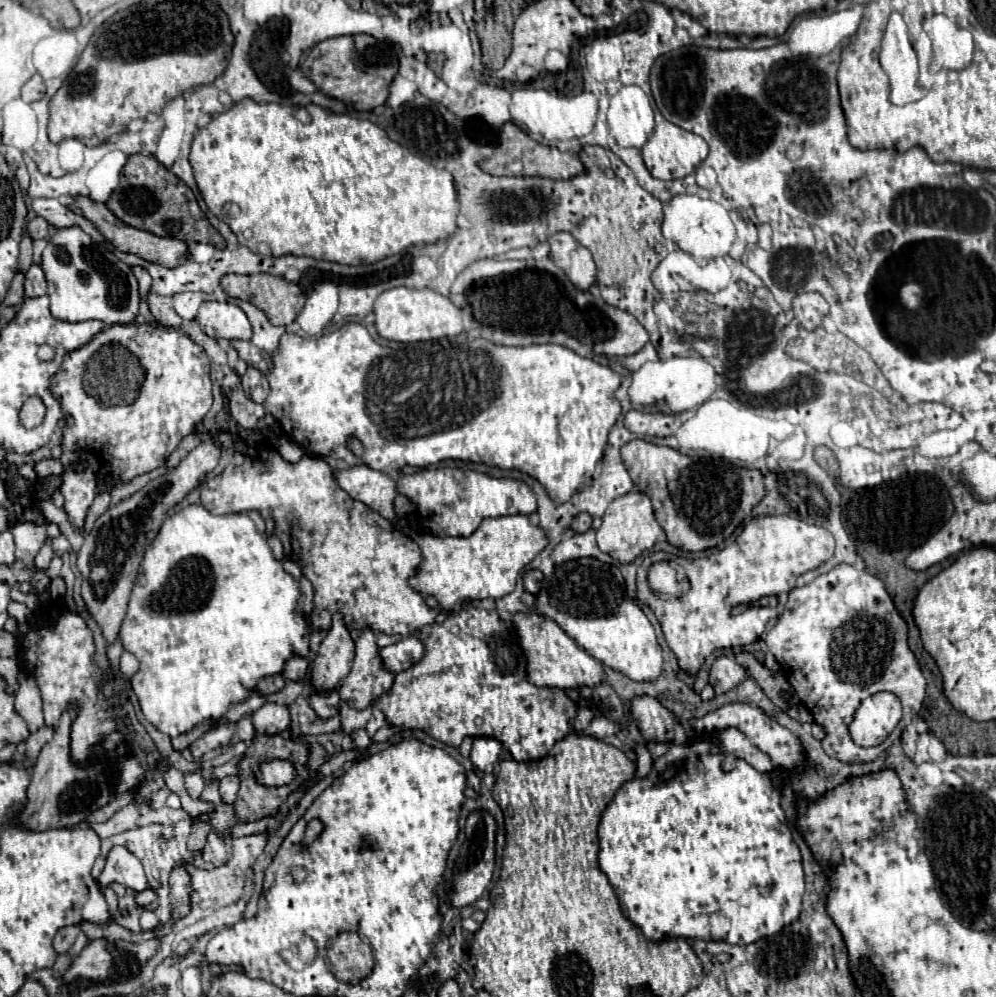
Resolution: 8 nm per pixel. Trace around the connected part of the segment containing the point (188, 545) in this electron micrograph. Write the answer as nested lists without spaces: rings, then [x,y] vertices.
[[[189,505],[183,511],[167,517],[165,523],[161,525],[157,537],[151,541],[151,545],[145,551],[145,557],[141,561],[141,569],[139,569],[139,575],[137,575],[137,581],[135,581],[135,587],[133,587],[133,593],[131,593],[131,599],[129,599],[129,609],[127,609],[127,615],[123,619],[121,631],[119,631],[119,637],[123,641],[125,651],[133,653],[141,663],[139,671],[131,677],[131,687],[133,687],[133,691],[135,691],[139,703],[141,703],[145,719],[153,727],[157,727],[159,731],[163,731],[163,733],[167,733],[171,737],[175,737],[179,733],[187,733],[197,723],[201,723],[205,719],[219,719],[233,705],[245,701],[253,693],[257,681],[263,679],[263,677],[281,673],[283,667],[285,667],[285,661],[293,653],[305,657],[307,651],[309,651],[311,627],[307,625],[305,617],[299,613],[297,599],[299,599],[297,581],[289,573],[283,571],[281,563],[273,557],[265,537],[255,529],[253,521],[247,515],[243,515],[243,513],[211,515],[203,505]]]

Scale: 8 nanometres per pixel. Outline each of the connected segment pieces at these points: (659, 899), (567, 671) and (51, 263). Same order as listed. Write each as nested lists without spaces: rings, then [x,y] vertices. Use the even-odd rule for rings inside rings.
[[[727,703],[727,705],[721,705],[719,709],[707,713],[705,717],[701,719],[691,719],[687,721],[687,727],[695,731],[695,737],[689,741],[689,743],[683,743],[683,745],[677,745],[677,743],[667,743],[667,753],[659,759],[653,761],[653,769],[647,777],[633,777],[631,781],[623,783],[623,787],[617,791],[615,799],[607,805],[607,809],[603,811],[603,817],[601,817],[601,823],[599,823],[599,829],[597,829],[597,835],[599,835],[599,869],[607,875],[617,899],[619,899],[619,905],[621,905],[621,911],[623,915],[633,921],[641,933],[649,939],[649,941],[663,941],[663,939],[677,939],[677,937],[683,937],[683,939],[711,939],[711,915],[713,913],[719,913],[723,915],[727,921],[729,921],[729,943],[733,945],[749,945],[757,939],[763,939],[767,935],[773,935],[777,931],[781,931],[785,925],[793,923],[795,919],[799,919],[799,913],[801,913],[801,897],[803,897],[803,891],[805,891],[805,881],[803,881],[803,865],[801,865],[801,853],[799,853],[799,847],[795,845],[795,841],[791,839],[791,831],[789,831],[789,825],[787,825],[787,815],[781,807],[781,787],[773,783],[771,779],[771,773],[761,773],[757,769],[753,769],[749,763],[745,761],[737,761],[737,765],[731,769],[731,771],[725,771],[721,767],[725,755],[723,753],[717,753],[713,755],[709,749],[711,745],[715,745],[715,739],[711,737],[715,731],[721,731],[721,729],[727,729],[727,727],[735,727],[739,729],[741,733],[745,733],[745,737],[757,747],[761,749],[763,753],[769,755],[769,759],[773,761],[775,765],[775,773],[777,775],[783,775],[783,773],[789,773],[789,775],[795,775],[795,773],[803,773],[809,763],[807,763],[807,755],[805,755],[805,749],[801,745],[801,741],[785,727],[781,727],[775,719],[771,719],[763,709],[751,705],[751,703]],[[679,759],[683,759],[683,765],[681,765],[681,773],[669,781],[661,781],[659,775],[673,763],[677,763]]]
[[[517,613],[513,617],[513,623],[519,633],[519,643],[527,651],[527,673],[533,685],[557,689],[579,689],[585,685],[593,689],[605,681],[605,669],[601,661],[597,661],[585,649],[581,649],[555,621],[539,613],[531,617]]]
[[[79,227],[57,229],[43,249],[41,269],[47,279],[47,295],[51,299],[51,315],[59,321],[79,323],[99,319],[107,325],[131,323],[139,313],[137,279],[131,275],[131,267],[117,261],[109,261],[91,237]]]

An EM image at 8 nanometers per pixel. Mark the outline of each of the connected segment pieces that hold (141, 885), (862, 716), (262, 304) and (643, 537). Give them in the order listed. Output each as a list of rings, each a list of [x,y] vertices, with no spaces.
[[[125,847],[111,849],[107,863],[105,863],[105,869],[103,869],[103,877],[99,875],[97,881],[103,887],[107,887],[111,883],[121,883],[135,893],[149,889],[141,861],[133,853],[129,853]]]
[[[875,693],[859,705],[849,723],[849,735],[859,747],[873,747],[883,743],[899,725],[901,701],[893,693]]]
[[[223,275],[221,287],[229,297],[237,297],[259,307],[273,325],[291,325],[305,305],[303,291],[295,283],[289,283],[277,275]]]
[[[631,491],[609,503],[609,507],[603,515],[603,523],[597,529],[597,545],[601,551],[609,553],[619,563],[633,563],[643,551],[647,551],[655,545],[661,531],[663,529],[659,527],[655,515],[653,515],[649,497],[641,491]]]

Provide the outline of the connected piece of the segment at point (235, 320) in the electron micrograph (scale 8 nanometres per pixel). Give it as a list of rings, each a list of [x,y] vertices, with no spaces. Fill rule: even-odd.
[[[207,301],[199,307],[197,321],[201,329],[215,339],[251,339],[251,323],[247,323],[247,315],[233,303]]]

